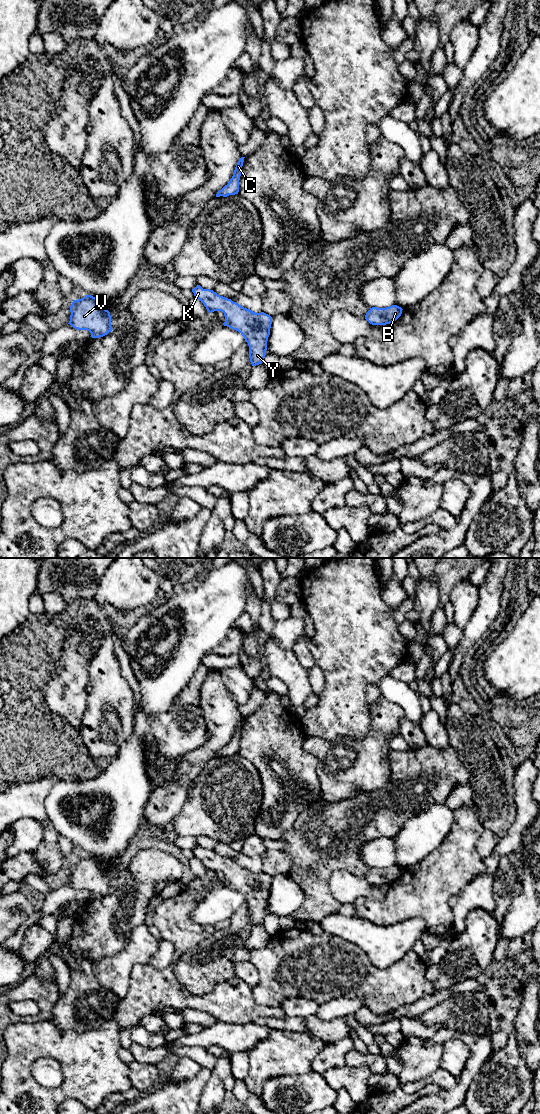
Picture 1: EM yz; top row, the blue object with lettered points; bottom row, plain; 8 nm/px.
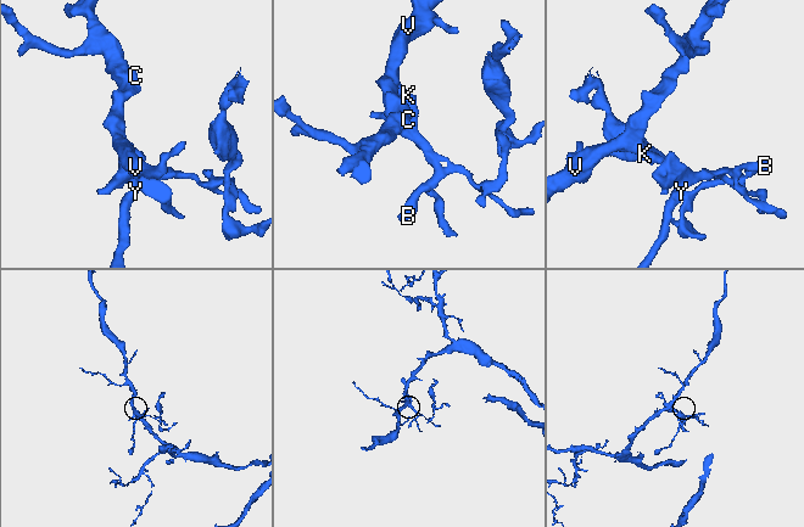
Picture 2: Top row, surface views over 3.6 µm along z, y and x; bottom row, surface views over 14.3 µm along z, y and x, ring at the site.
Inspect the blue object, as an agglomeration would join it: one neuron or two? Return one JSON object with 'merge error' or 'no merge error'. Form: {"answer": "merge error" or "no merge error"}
{"answer": "no merge error"}

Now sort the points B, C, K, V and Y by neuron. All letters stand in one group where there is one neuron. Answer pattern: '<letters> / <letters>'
B C K V Y

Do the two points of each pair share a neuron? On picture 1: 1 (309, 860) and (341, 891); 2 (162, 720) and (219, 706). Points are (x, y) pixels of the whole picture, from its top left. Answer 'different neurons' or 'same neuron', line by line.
1: different neurons
2: different neurons

